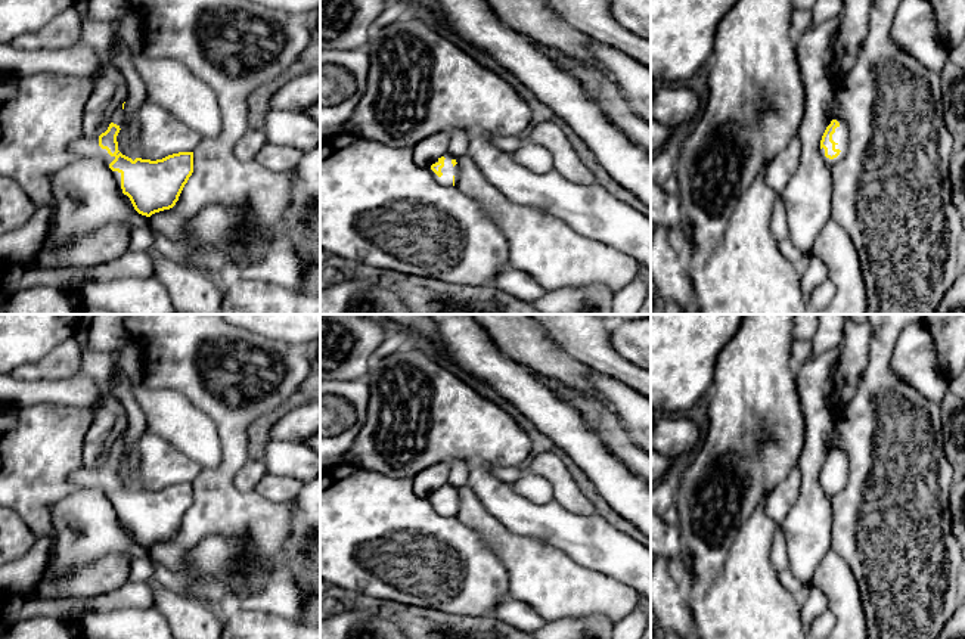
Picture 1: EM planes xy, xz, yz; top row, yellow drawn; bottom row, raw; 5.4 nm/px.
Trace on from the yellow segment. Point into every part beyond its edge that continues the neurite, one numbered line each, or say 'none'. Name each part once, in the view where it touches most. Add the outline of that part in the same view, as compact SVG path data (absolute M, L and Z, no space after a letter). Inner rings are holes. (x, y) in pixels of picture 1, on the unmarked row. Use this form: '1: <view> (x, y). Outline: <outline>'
1: yz (841, 464). Outline: M834 441L834 444L831 446L828 456L832 450L837 450L840 453L840 456L835 459L835 463L832 465L832 471L837 474L835 480L840 480L841 483L837 488L829 490L825 487L825 480L820 480L820 486L829 499L832 499L837 493L840 493L844 488L848 477L848 457L845 452L837 444L837 441Z

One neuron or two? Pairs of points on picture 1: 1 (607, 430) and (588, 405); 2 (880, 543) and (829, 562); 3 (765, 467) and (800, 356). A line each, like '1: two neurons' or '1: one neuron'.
1: one neuron
2: two neurons
3: two neurons

